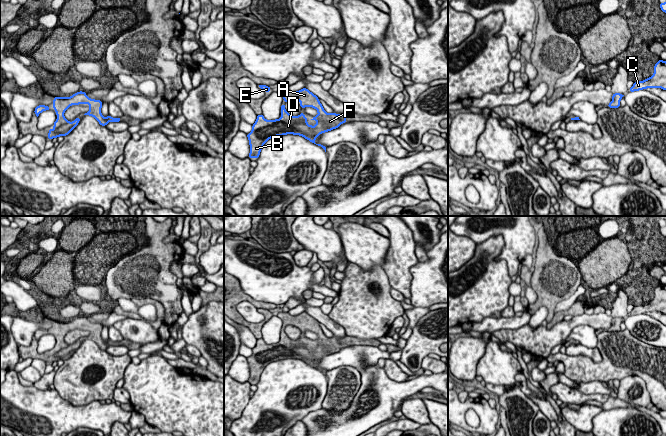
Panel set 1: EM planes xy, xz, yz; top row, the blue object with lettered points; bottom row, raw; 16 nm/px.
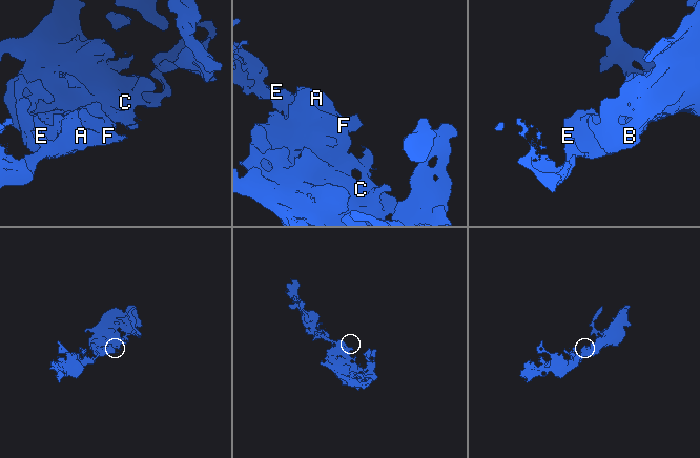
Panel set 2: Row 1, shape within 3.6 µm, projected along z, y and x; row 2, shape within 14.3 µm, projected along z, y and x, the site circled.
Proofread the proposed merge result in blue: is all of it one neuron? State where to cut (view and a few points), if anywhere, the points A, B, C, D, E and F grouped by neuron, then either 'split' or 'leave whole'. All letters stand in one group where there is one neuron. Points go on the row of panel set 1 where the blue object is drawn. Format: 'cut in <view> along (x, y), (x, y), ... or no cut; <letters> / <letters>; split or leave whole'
no cut; A B C D E F; leave whole

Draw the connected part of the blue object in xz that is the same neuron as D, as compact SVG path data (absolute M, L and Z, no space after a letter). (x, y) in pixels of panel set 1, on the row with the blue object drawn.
M288 88L283 91L283 100L286 102L300 101L300 107L312 107L317 110L318 115L311 120L316 121L312 126L307 123L307 117L302 112L298 116L291 116L285 110L285 103L281 104L281 117L275 120L266 120L262 114L257 115L256 122L252 125L252 131L247 134L250 153L248 158L259 158L264 144L271 138L287 134L299 135L315 143L315 139L322 133L338 128L346 123L345 113L327 113L319 98L310 92L307 88L299 91L290 91Z

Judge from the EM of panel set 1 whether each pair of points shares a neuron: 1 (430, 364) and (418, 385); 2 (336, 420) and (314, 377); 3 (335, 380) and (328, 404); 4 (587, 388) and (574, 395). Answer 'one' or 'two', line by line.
1: two
2: two
3: one
4: two

